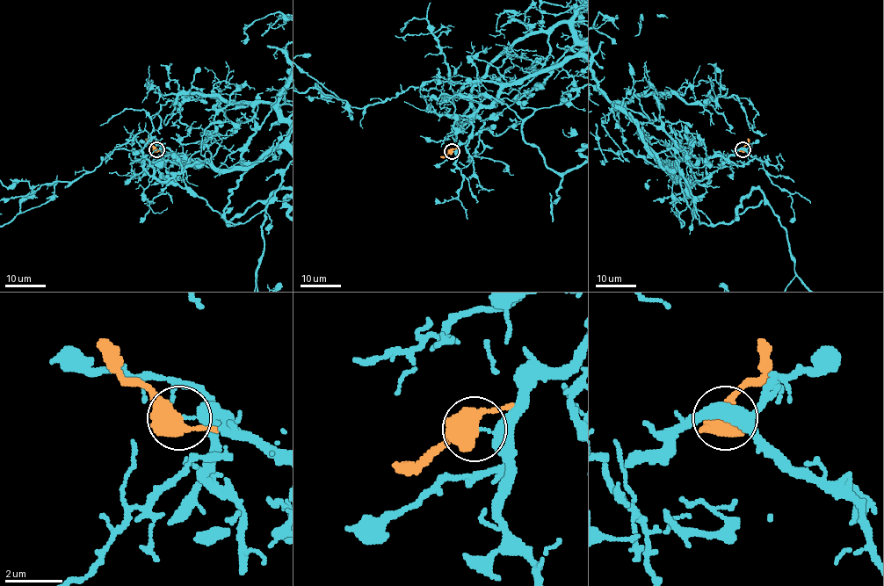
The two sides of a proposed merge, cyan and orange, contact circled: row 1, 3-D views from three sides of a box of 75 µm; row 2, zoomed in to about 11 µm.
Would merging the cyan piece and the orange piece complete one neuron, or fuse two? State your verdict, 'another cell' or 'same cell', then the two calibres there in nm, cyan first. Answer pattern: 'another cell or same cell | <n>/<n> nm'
another cell | 300/600 nm

